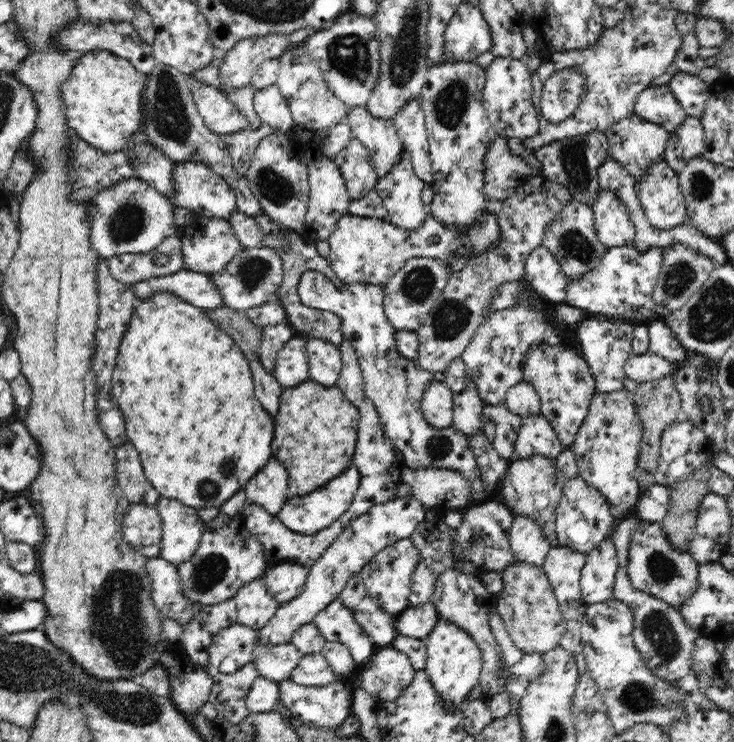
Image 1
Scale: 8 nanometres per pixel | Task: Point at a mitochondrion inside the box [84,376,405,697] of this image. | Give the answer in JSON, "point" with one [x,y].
{"point":[118,622]}

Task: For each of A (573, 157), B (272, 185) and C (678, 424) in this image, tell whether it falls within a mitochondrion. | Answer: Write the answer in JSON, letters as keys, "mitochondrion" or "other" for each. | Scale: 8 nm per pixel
{"A":"mitochondrion","B":"mitochondrion","C":"other"}

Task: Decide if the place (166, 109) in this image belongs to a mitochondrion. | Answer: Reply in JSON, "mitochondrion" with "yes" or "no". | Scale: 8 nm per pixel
{"mitochondrion":"yes"}

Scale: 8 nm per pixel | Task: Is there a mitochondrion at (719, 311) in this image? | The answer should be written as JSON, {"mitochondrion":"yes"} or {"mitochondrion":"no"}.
{"mitochondrion":"yes"}

